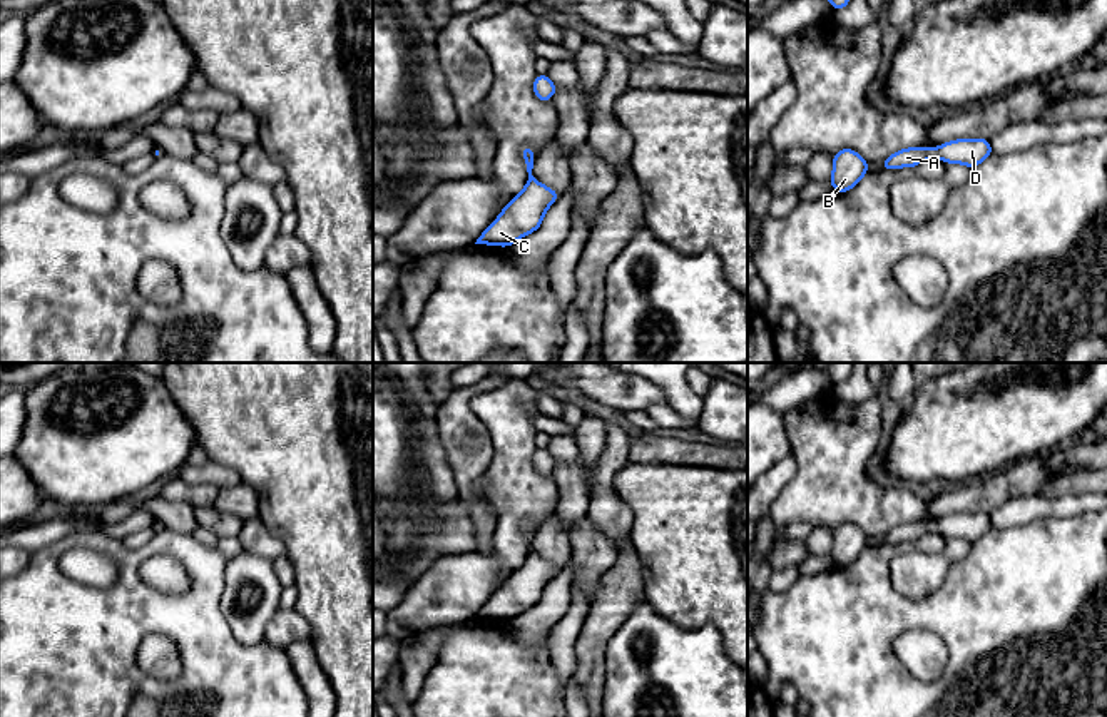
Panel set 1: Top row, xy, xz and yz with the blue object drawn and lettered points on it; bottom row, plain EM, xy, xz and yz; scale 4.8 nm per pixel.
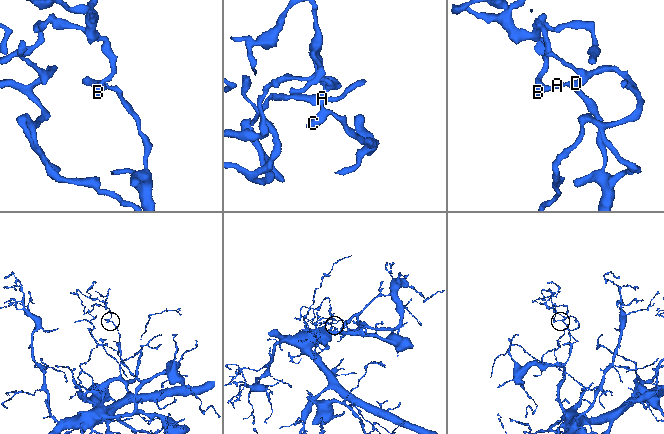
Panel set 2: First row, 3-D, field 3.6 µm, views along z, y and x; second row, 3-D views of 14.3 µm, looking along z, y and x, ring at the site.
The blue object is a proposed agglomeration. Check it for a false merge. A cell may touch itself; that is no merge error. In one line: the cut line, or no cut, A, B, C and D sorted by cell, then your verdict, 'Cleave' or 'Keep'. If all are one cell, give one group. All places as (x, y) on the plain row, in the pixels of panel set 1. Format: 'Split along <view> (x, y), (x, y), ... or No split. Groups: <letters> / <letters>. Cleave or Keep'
No split. Groups: A B C D. Keep

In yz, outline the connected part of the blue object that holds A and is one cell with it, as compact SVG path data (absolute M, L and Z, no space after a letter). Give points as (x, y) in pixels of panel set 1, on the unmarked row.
M958 513L945 516L935 523L928 521L910 521L891 528L883 536L883 545L916 542L928 533L940 533L941 536L962 538L970 543L982 538L988 530L992 530L992 520L987 513Z

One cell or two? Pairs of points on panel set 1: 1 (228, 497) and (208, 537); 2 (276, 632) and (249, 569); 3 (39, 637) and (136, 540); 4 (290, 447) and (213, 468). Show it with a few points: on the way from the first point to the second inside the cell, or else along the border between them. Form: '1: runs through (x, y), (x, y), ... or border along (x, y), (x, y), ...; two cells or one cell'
1: border along (198, 525), (218, 539); two cells
2: border along (280, 609), (268, 624), (263, 639); two cells
3: border along (156, 533), (139, 547), (127, 547), (121, 540); two cells
4: border along (208, 458), (231, 467), (241, 482); two cells

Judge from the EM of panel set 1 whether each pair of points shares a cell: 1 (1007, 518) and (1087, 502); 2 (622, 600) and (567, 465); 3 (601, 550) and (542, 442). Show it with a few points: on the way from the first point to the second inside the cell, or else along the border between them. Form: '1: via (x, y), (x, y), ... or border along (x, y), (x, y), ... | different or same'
1: via (1027, 508), (1067, 505) | same
2: via (606, 567), (599, 522), (587, 498) | same
3: border along (552, 438), (545, 448) | different

